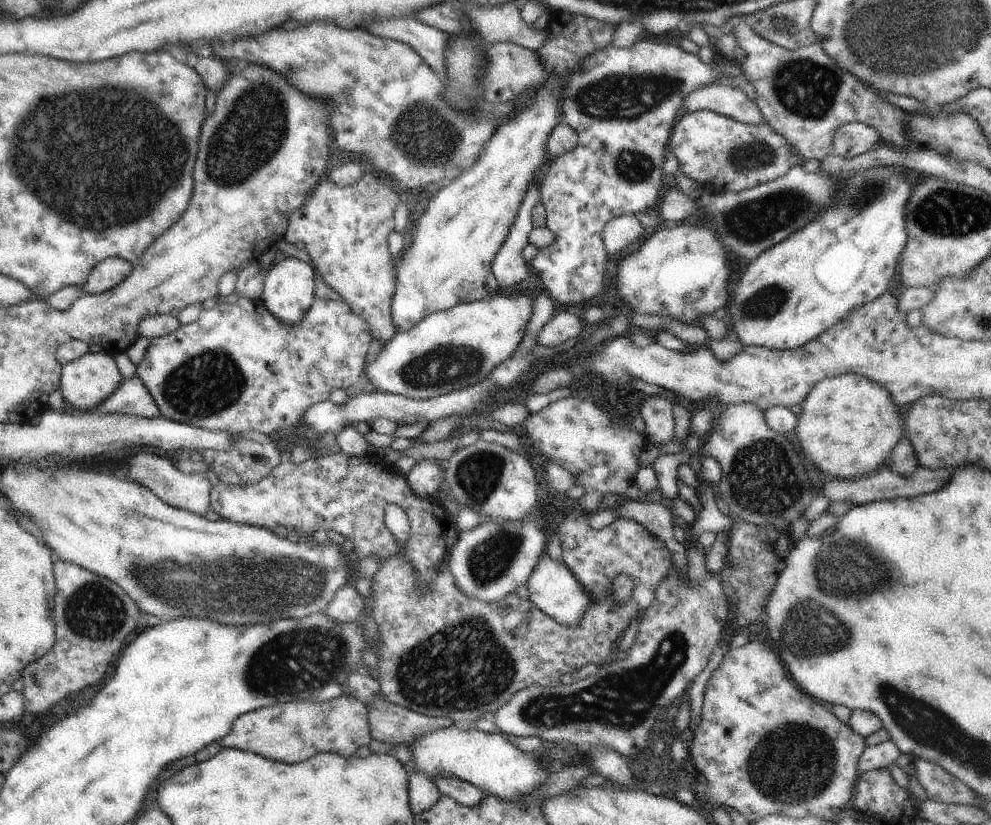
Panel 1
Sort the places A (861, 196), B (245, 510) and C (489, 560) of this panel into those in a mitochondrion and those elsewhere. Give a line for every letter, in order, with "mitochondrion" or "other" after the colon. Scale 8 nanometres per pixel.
A: mitochondrion
B: other
C: mitochondrion

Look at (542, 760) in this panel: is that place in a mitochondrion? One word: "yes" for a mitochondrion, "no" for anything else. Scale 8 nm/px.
no

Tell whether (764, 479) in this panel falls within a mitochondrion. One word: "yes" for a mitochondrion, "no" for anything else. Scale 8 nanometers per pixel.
yes

